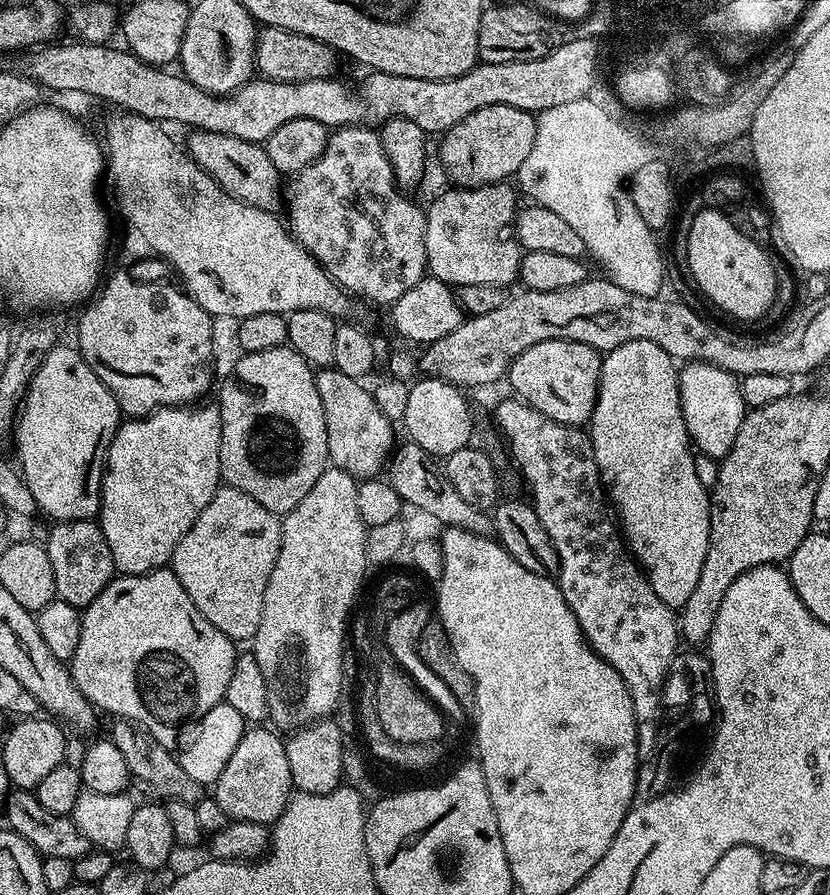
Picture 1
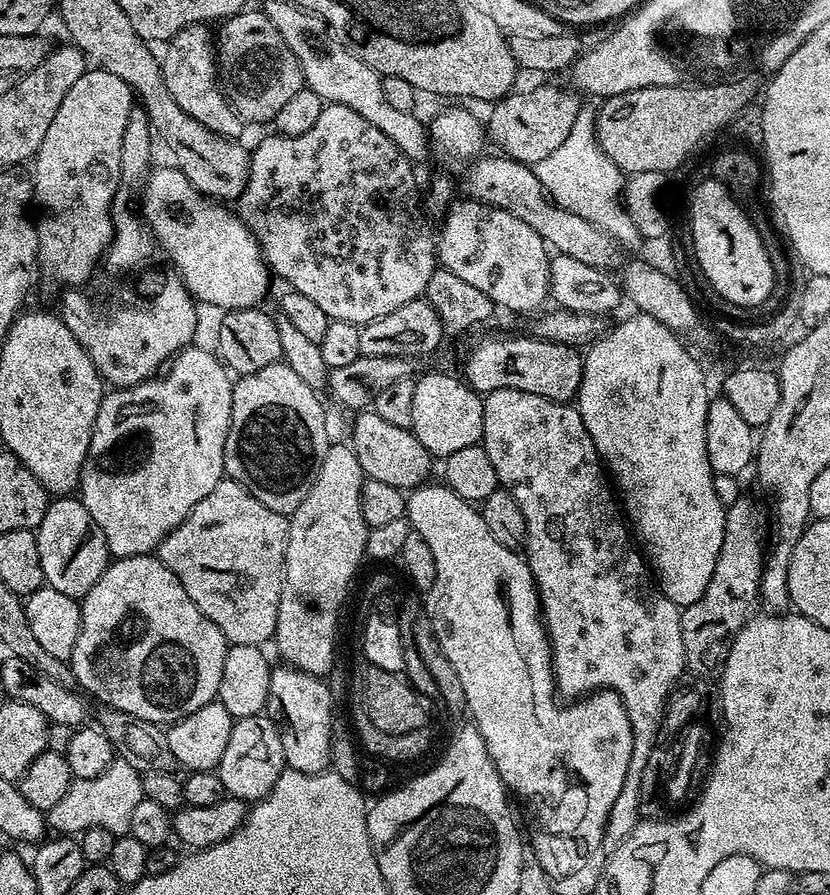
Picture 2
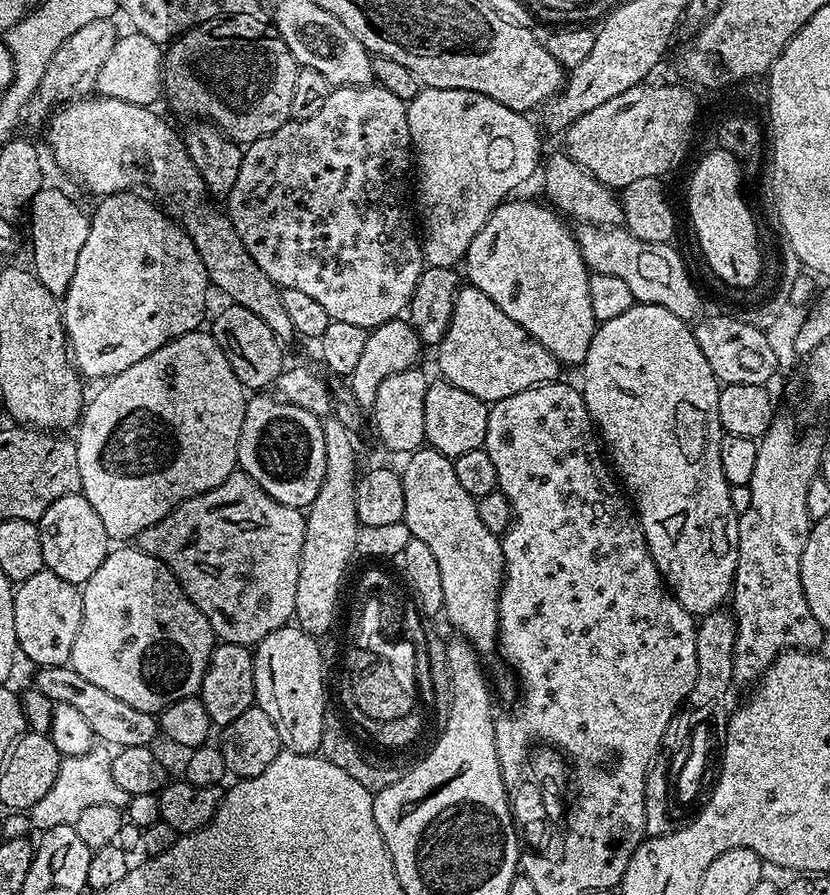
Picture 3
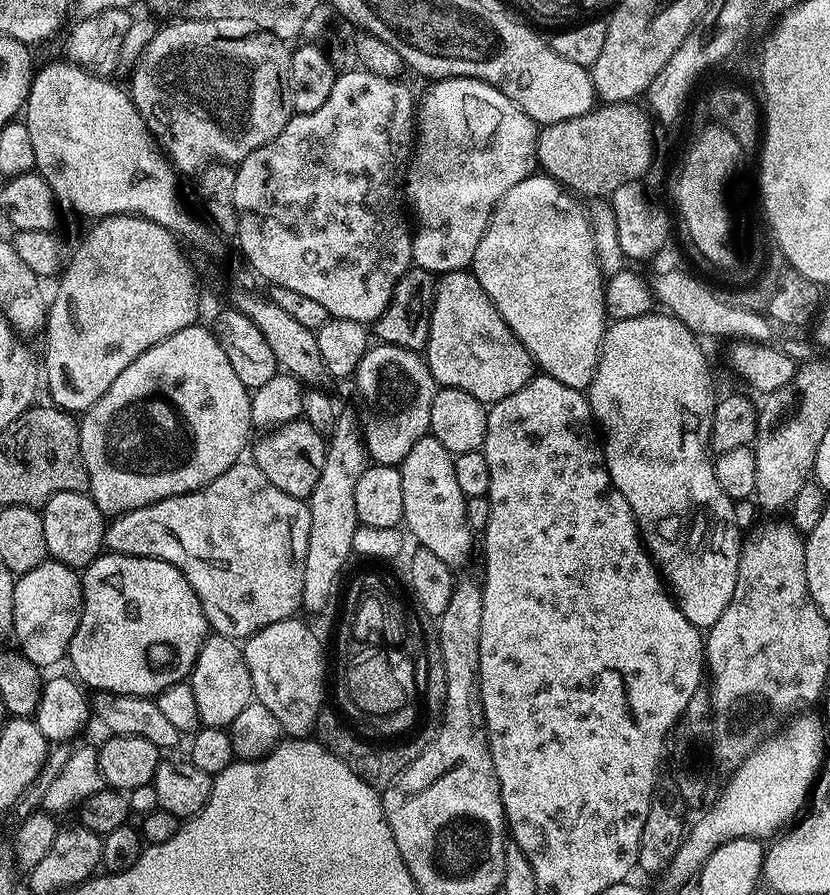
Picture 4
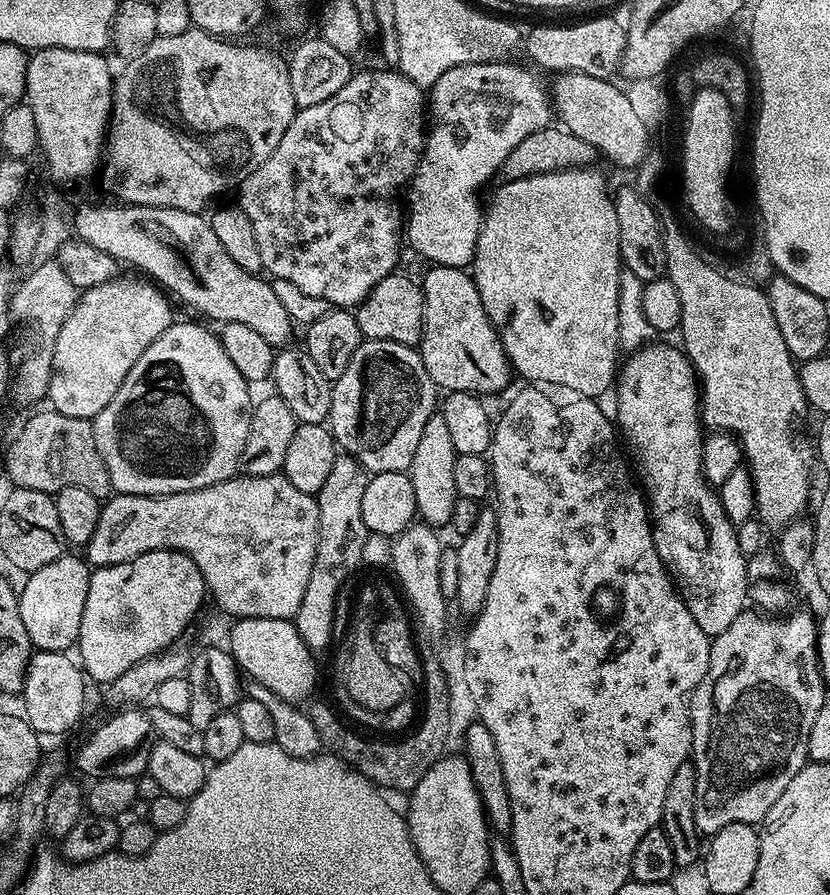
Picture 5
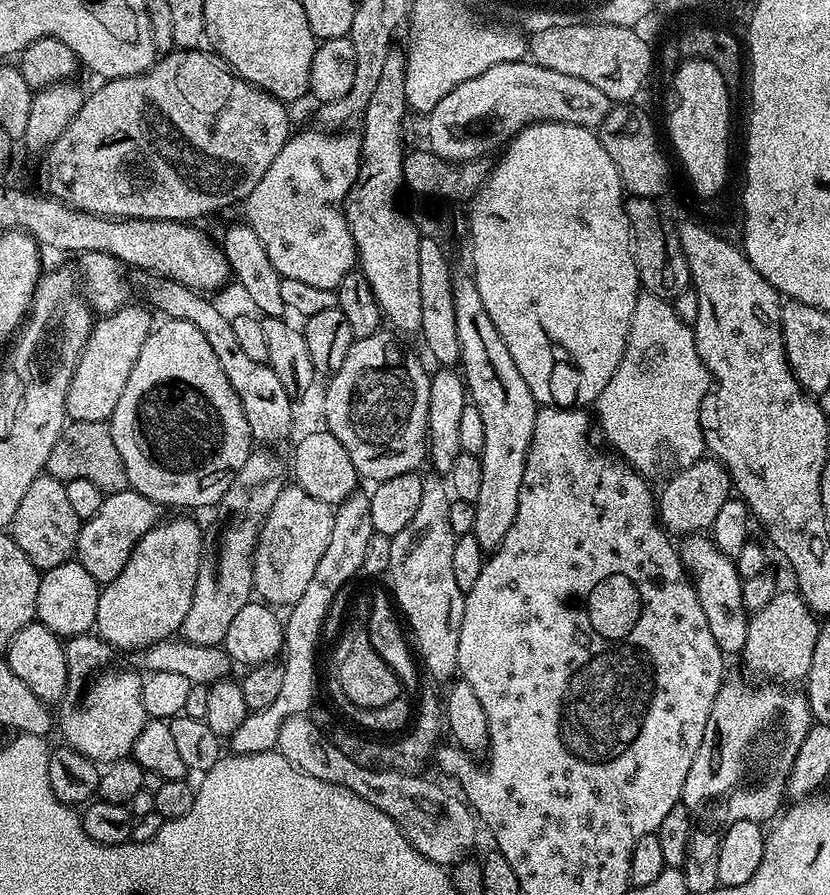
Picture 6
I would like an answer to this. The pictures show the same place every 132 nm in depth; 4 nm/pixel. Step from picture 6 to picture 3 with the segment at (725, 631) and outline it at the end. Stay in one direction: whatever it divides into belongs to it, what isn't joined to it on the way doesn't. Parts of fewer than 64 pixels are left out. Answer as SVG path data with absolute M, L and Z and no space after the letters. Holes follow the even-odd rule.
M633 303L630 310L626 310L623 314L618 314L616 318L603 321L597 327L581 371L583 371L582 376L584 378L582 391L584 401L588 407L588 413L592 423L596 425L599 439L610 457L611 467L614 469L623 491L630 497L630 503L646 538L646 546L658 566L661 578L668 585L668 591L693 618L699 618L717 611L723 605L720 603L723 600L725 603L729 599L732 590L732 579L736 577L736 567L738 566L738 522L740 518L734 510L734 506L730 506L730 485L726 482L726 474L722 474L722 457L720 455L722 429L718 418L718 394L722 384L716 379L715 374L710 369L710 364L703 357L702 350L698 347L695 331L687 321L678 318L676 314L672 314L665 307Z

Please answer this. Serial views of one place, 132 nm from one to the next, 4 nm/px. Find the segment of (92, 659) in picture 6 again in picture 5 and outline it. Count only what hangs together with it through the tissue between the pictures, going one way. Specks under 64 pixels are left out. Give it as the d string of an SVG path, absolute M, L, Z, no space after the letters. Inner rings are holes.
M128 706L123 710L116 710L112 717L109 720L104 720L100 725L97 726L96 729L93 730L92 733L89 734L88 737L85 738L84 741L80 744L80 749L76 752L76 764L80 767L80 772L84 776L88 776L87 778L91 778L92 780L101 780L102 778L130 778L131 780L135 780L136 777L145 775L146 769L148 767L148 747L150 744L150 739L148 740L148 736L151 737L153 735L152 730L152 722L151 719L147 715L144 716L140 713L141 709L136 706Z

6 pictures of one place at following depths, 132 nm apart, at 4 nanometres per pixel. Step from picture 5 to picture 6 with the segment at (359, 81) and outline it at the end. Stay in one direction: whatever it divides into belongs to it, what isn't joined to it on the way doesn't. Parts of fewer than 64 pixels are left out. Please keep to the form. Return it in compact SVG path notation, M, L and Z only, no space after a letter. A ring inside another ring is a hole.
M352 130L315 131L289 135L282 150L278 150L278 158L270 162L270 170L262 174L258 186L254 186L254 190L248 195L247 219L254 234L262 238L262 246L266 246L266 254L270 254L270 262L278 265L281 277L295 278L297 282L319 286L321 290L336 290L339 289L342 278L346 278L346 274L350 274L358 264L348 220L343 211L337 210L335 200L343 201L347 197L360 169L360 137L355 131L352 133Z

